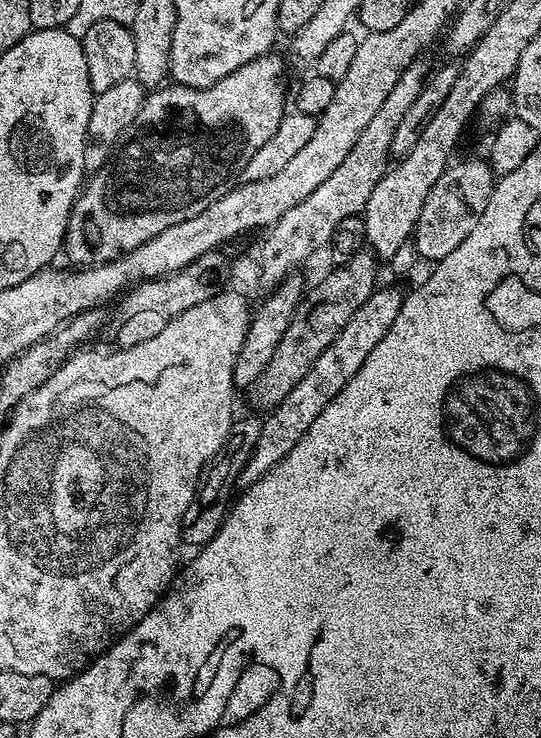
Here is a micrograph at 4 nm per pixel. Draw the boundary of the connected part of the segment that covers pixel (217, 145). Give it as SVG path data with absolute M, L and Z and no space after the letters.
M276 55L259 56L254 62L246 62L246 66L209 88L187 88L172 82L145 95L138 118L124 131L111 158L91 173L76 197L62 249L72 263L69 265L91 266L117 260L142 246L142 242L150 242L162 230L170 230L174 222L186 222L186 218L202 214L206 206L231 190L241 179L246 162L278 130L280 119L286 115L284 84L280 81L284 60Z

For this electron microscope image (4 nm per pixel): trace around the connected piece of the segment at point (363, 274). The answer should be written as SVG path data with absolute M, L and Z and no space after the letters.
M361 250L355 252L343 262L335 265L333 272L328 272L312 289L303 293L302 299L295 314L292 315L290 326L286 334L282 334L282 342L278 342L278 350L274 350L274 358L270 358L270 366L262 370L262 374L252 384L250 395L252 404L256 408L271 410L279 406L282 398L302 382L306 370L314 366L314 358L338 338L338 330L350 322L350 318L357 312L358 306L370 298L370 294L377 287L376 281L377 257L371 251Z

